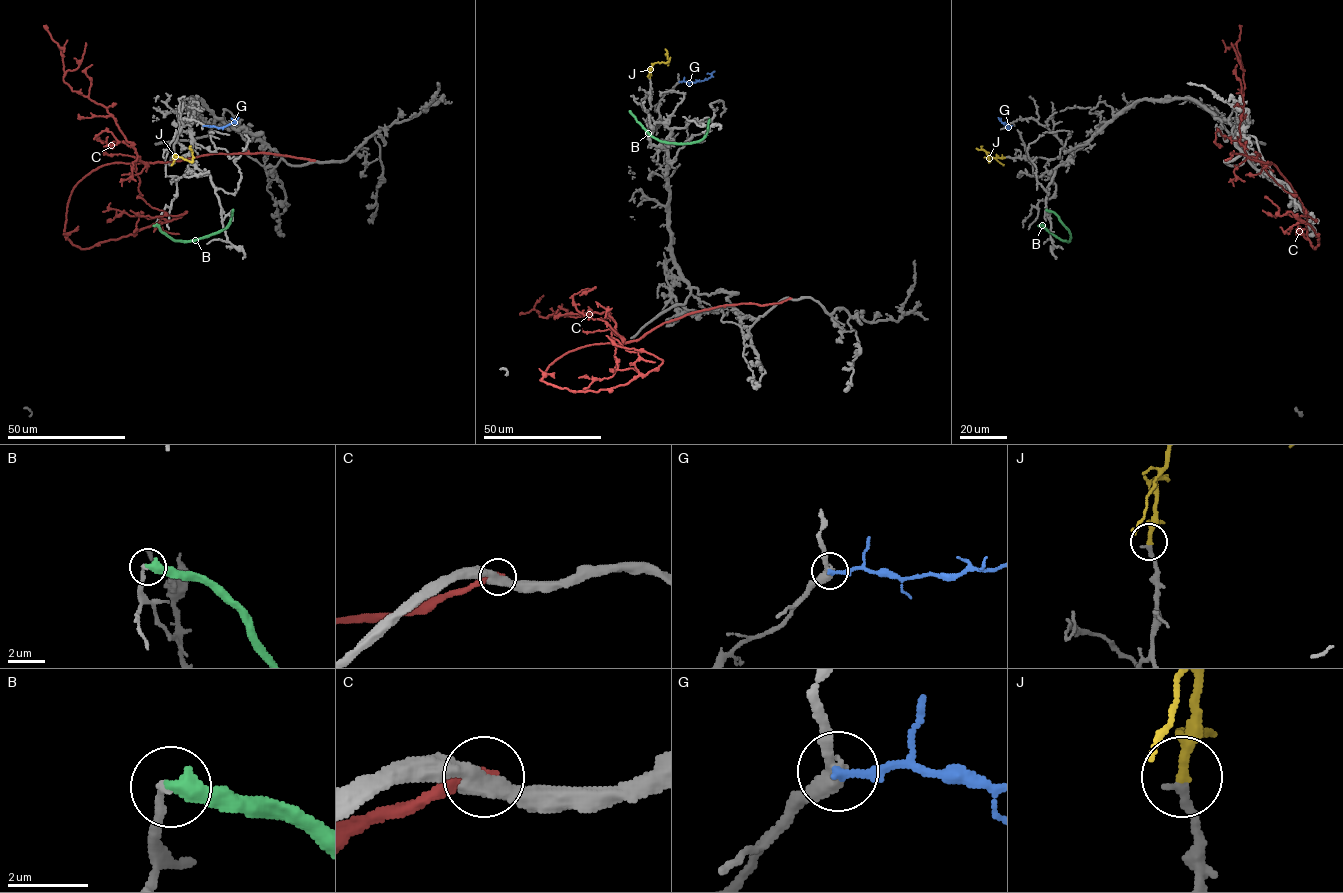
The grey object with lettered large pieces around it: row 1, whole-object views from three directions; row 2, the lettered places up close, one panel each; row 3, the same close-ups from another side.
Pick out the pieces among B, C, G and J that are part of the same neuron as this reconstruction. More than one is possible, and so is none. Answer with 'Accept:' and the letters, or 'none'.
Accept: J

